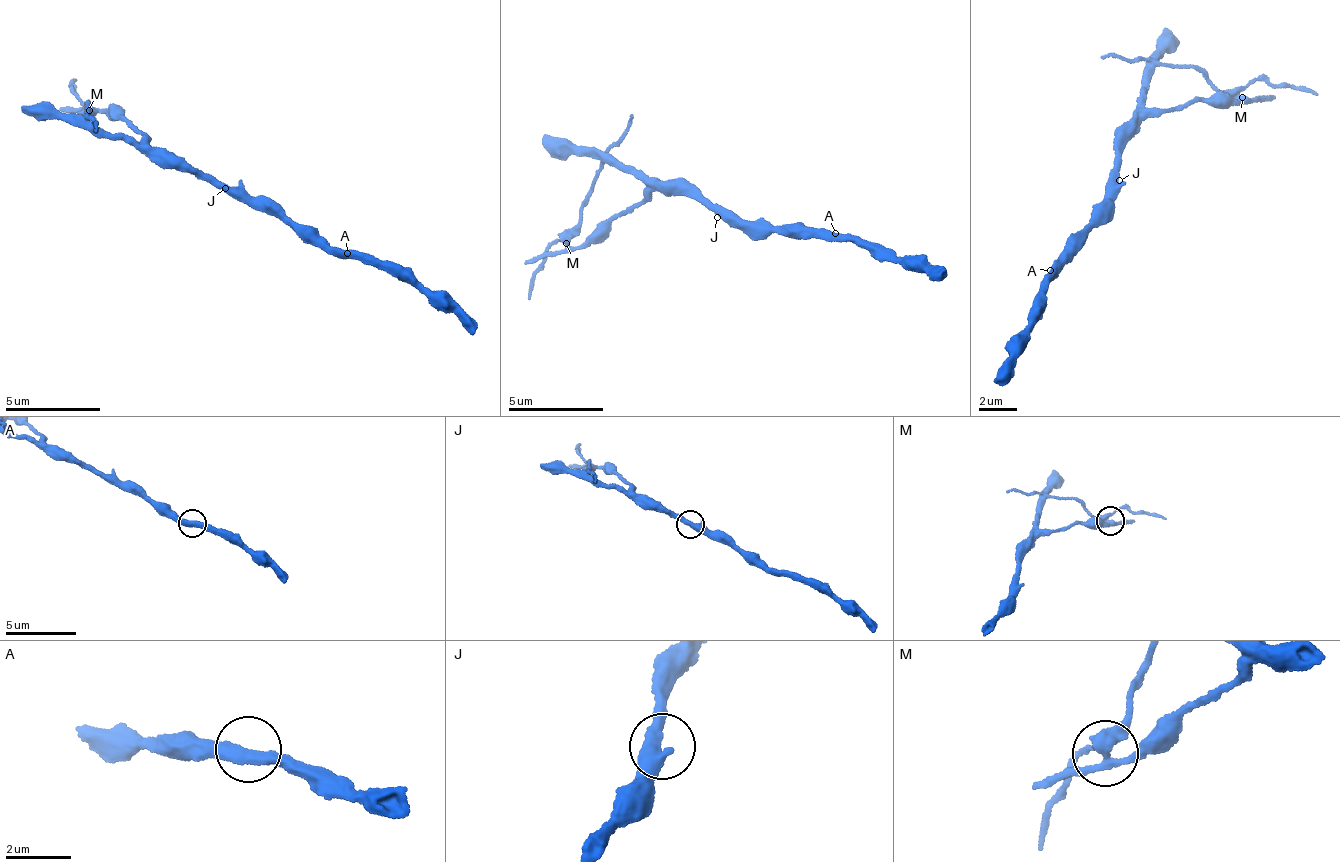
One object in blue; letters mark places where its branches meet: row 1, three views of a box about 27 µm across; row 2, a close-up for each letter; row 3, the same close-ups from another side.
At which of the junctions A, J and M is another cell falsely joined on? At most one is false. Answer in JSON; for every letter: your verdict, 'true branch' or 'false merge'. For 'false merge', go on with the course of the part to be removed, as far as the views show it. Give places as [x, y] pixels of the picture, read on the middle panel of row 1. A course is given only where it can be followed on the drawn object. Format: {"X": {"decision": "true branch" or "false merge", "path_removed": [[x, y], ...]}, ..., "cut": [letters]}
{"A": {"decision": "true branch"}, "J": {"decision": "true branch"}, "M": {"decision": "false merge", "path_removed": [[567, 245], [567, 232], [592, 190], [602, 151], [633, 113]]}, "cut": ["M"]}

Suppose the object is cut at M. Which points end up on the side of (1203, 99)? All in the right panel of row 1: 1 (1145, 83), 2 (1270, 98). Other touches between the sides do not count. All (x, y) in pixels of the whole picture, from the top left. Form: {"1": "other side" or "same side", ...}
{"1": "same side", "2": "same side"}

